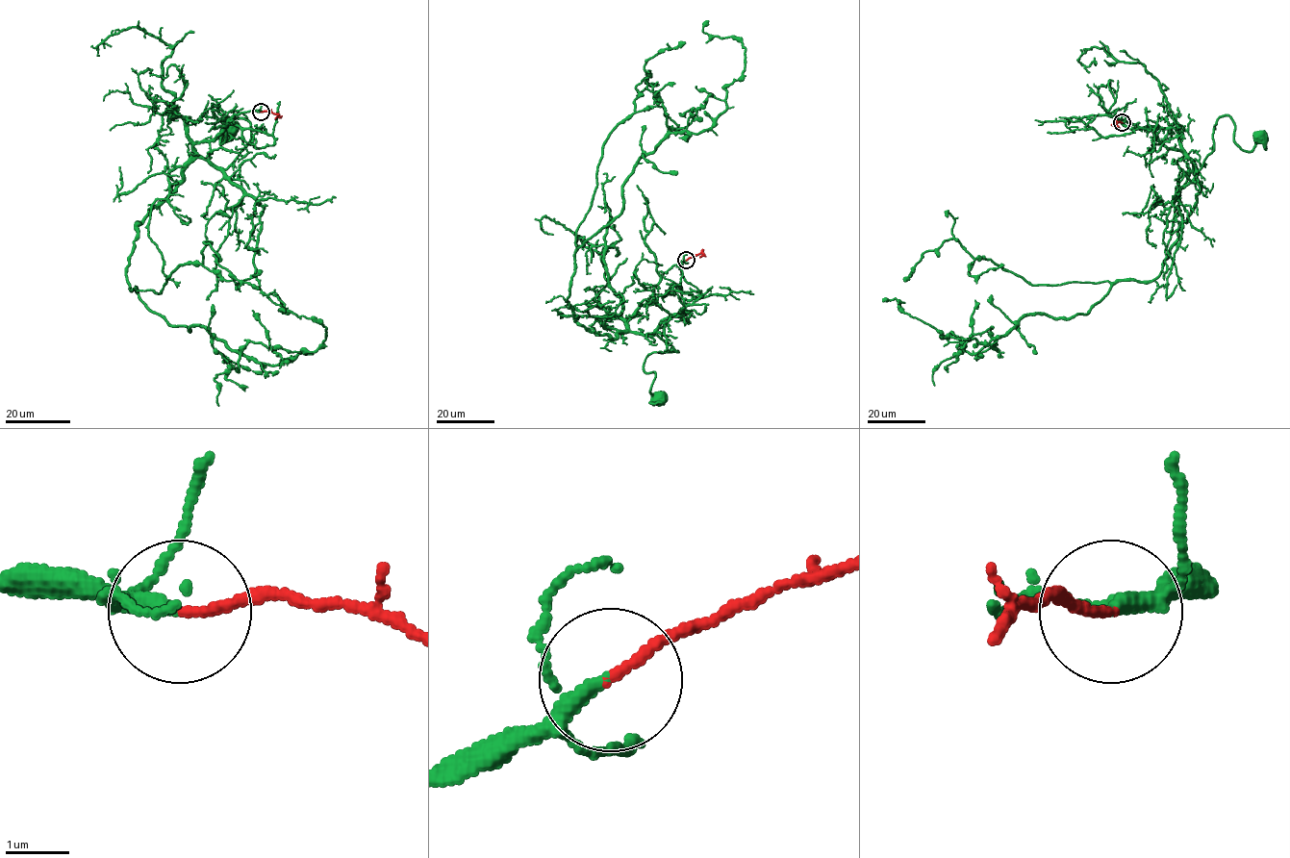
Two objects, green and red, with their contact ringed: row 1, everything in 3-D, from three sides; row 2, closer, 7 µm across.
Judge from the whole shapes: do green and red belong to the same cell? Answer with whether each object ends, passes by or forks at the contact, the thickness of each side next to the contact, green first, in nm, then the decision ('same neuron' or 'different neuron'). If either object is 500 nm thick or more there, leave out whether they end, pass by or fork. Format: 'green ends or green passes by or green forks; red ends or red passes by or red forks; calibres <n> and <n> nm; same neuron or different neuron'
green forks; red ends; calibres 150 and 140 nm; same neuron

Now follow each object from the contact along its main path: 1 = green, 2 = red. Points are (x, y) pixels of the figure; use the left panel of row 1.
1: (261, 112), (224, 119), (194, 152), (226, 168), (250, 141), (251, 124), (213, 104), (220, 143), (231, 132)
2: (261, 112), (278, 114), (275, 118)

